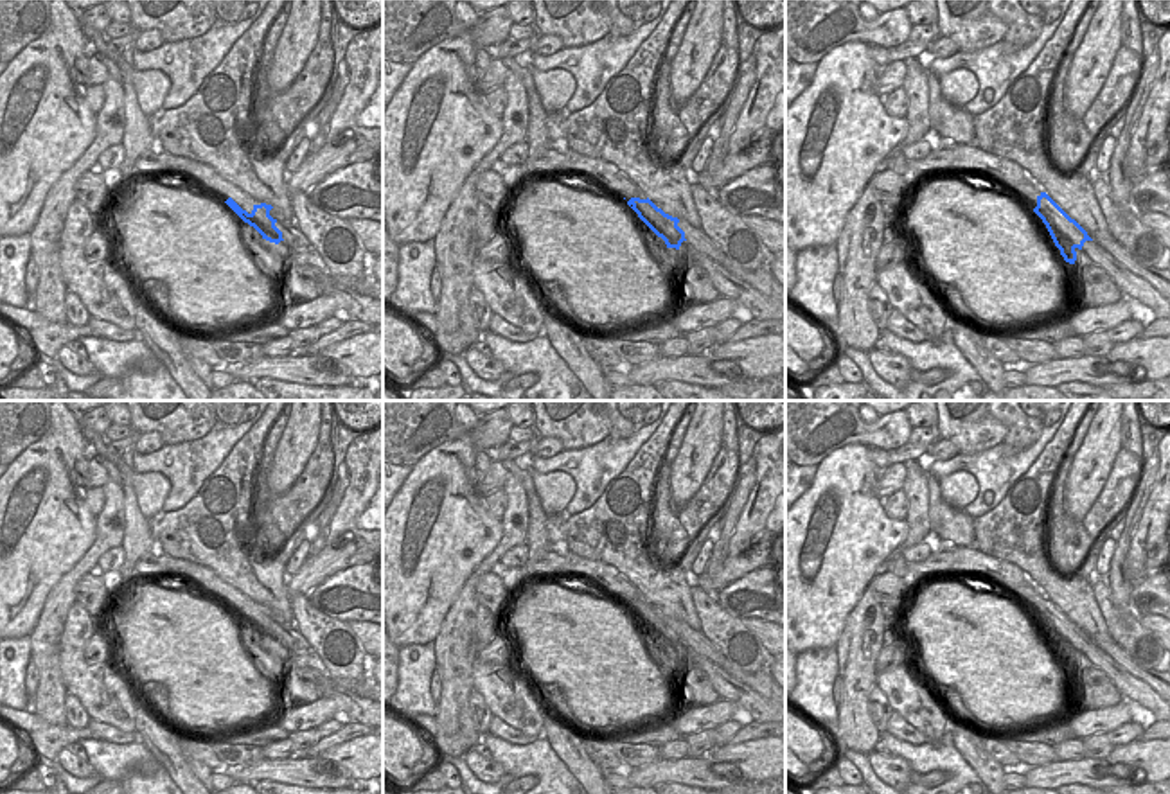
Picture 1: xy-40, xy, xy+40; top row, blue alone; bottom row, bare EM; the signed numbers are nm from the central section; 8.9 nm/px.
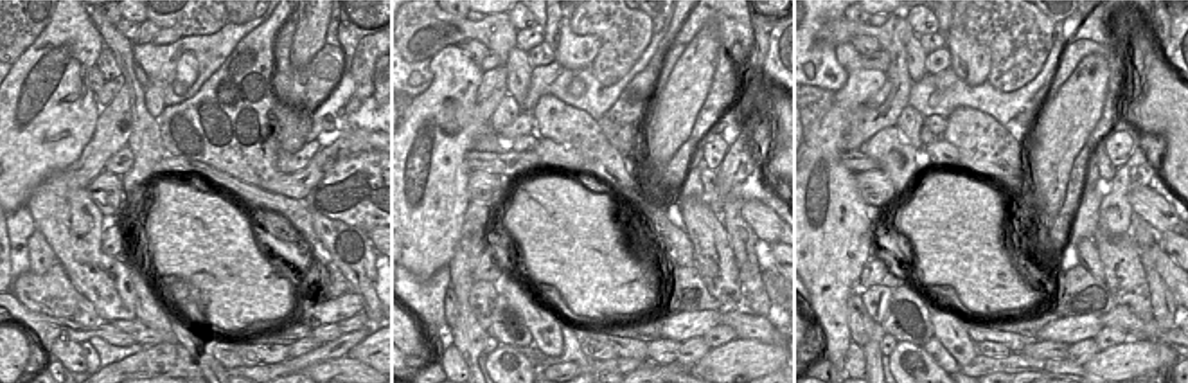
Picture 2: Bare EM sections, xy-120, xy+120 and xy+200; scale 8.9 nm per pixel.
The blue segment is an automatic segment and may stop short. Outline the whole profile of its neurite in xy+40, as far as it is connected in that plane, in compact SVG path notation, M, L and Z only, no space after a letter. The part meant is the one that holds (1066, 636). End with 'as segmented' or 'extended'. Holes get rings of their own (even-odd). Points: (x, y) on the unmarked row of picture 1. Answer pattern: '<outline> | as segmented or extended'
M1023 586L1015 596L1042 622L1064 663L1075 666L1075 652L1093 643L1087 634L1041 591L1041 586Z | extended

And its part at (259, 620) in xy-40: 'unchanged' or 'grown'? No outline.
unchanged

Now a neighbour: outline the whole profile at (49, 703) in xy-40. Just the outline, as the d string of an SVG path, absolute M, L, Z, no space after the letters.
M108 480L102 490L104 507L95 517L93 544L50 589L40 620L31 632L31 659L38 668L40 684L36 695L29 697L23 711L36 713L50 726L66 726L66 688L59 668L59 640L66 614L75 602L75 586L97 566L99 557L108 550L120 546L124 537L122 485Z

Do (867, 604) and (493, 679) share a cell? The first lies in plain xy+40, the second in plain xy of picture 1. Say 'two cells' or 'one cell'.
two cells

